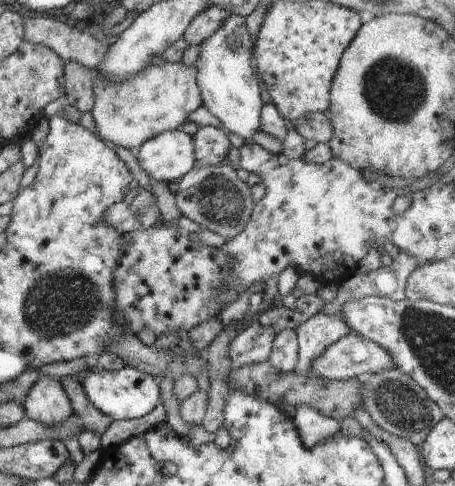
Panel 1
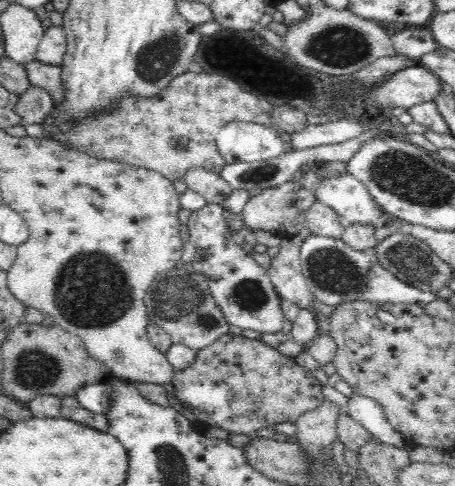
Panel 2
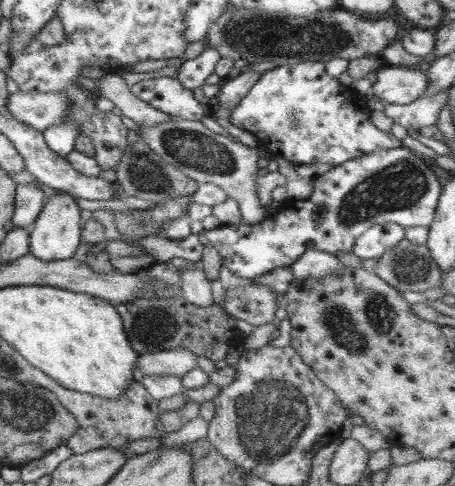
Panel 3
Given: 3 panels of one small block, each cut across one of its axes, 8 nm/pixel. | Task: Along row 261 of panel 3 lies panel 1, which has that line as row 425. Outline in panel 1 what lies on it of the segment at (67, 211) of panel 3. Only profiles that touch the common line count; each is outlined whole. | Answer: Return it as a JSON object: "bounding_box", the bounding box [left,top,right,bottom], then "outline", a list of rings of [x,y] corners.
{"bounding_box":[21,376,75,430],"outline":[[[49,376],[31,386],[21,406],[27,418],[39,422],[47,430],[59,428],[59,424],[67,424],[67,420],[75,414],[61,384],[53,382]]]}

